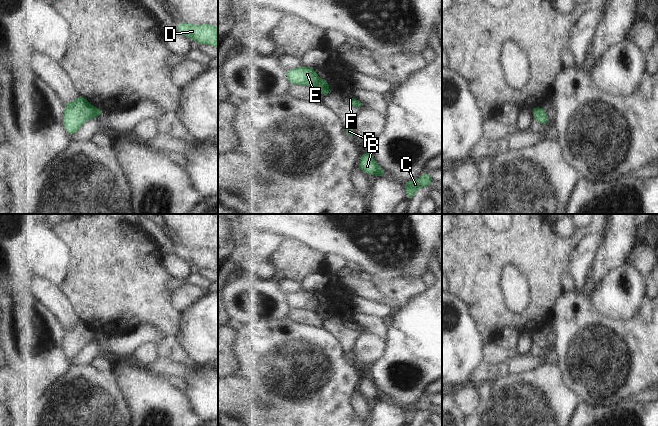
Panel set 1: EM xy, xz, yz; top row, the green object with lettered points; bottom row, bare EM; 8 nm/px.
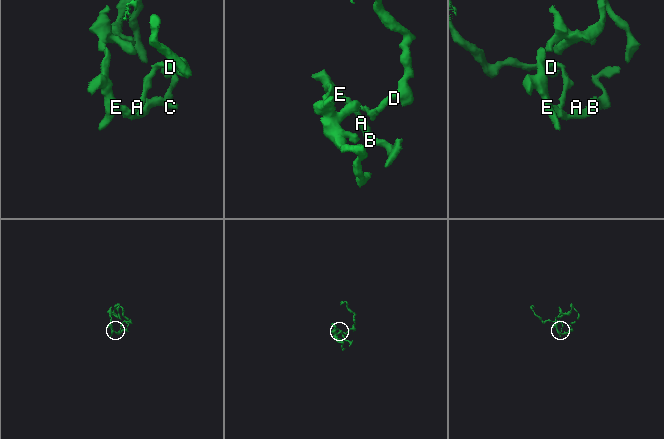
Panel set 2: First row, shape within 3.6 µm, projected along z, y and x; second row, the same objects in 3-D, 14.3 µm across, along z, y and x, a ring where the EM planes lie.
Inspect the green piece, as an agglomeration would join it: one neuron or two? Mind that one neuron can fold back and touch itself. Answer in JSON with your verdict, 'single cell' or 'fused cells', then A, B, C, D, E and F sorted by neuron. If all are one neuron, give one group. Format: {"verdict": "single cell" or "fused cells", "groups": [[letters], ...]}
{"verdict": "fused cells", "groups": [["A", "B", "C", "D", "F"], ["E"]]}

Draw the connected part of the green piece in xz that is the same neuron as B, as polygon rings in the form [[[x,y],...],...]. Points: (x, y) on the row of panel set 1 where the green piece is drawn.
[[[366,151],[359,163],[358,168],[360,168],[366,174],[373,174],[378,177],[387,176],[387,172],[380,169],[379,165],[376,163],[369,151]]]

